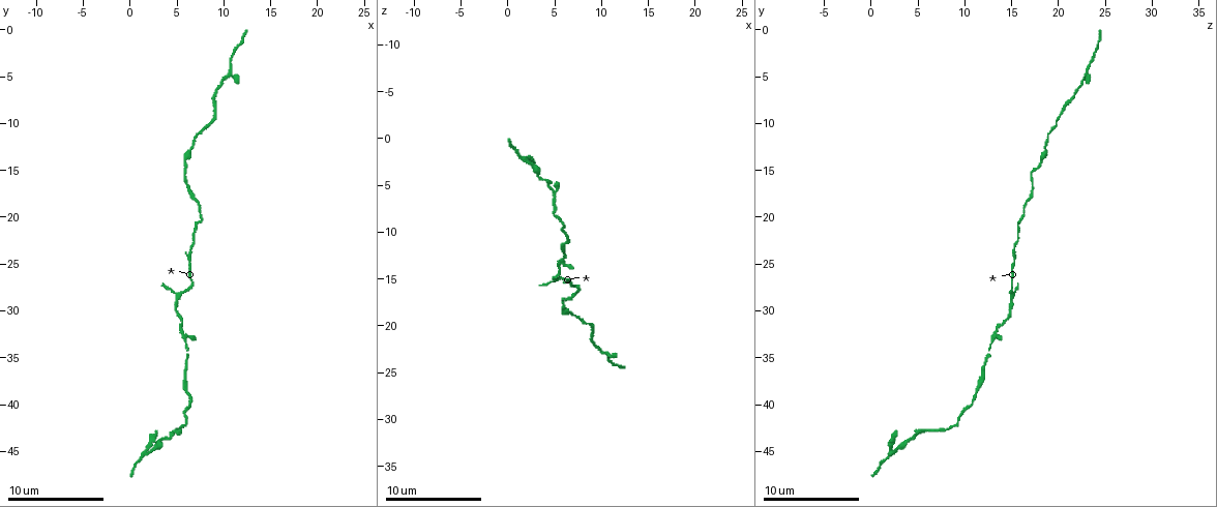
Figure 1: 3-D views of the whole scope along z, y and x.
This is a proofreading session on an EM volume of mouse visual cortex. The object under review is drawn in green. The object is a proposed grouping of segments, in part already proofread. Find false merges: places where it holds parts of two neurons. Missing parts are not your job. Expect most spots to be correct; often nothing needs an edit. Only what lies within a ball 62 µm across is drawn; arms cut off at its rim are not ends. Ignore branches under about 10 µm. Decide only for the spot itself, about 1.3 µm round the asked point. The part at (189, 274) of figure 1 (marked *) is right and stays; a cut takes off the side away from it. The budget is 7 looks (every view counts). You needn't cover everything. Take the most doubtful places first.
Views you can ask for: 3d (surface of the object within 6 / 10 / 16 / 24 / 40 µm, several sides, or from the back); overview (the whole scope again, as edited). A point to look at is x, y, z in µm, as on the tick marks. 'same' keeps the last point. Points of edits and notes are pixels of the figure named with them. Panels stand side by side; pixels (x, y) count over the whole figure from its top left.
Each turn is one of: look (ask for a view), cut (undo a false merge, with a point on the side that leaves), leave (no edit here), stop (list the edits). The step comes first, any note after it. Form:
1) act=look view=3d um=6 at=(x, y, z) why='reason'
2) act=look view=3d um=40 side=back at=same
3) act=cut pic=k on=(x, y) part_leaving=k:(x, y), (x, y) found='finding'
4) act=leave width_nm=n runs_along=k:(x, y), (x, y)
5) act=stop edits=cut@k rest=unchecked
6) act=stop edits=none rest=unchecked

act=look view=3d um=10 at=(6.0, 33.0, 12.8) why='thin arm on a thick one'

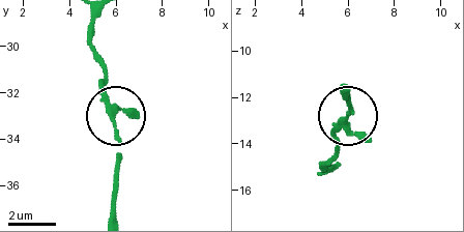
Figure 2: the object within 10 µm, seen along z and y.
act=leave found='one neuron here'

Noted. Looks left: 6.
act=look view=3d um=16 at=(3.4, 43.8, 4.2) why='sudden change in width'

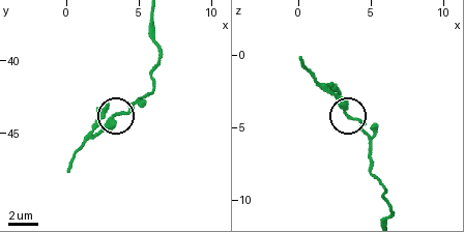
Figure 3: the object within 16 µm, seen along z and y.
act=leave runs_along=3:(151, 30), (160, 63), (149, 91), (116, 114), (93, 136) found='all the same neuron'

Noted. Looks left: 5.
act=look view=3d um=10 at=(6.2, 27.8, 15.2) why='thick turns thin'

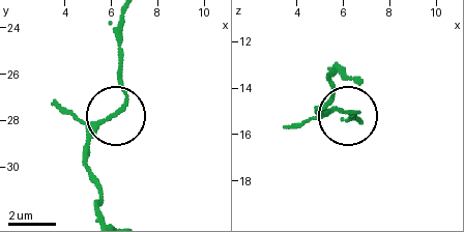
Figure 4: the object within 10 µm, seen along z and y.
act=leave runs_along=4:(120, 79), (124, 106), (103, 124), (85, 164) found='one neuron here'

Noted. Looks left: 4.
act=look view=3d um=10 at=(6.8, 12.4, 18.4) why='calibre changes'

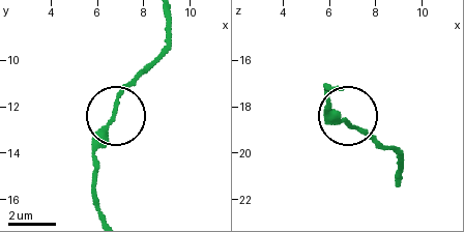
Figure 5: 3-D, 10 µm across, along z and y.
act=leave width_nm=180 runs_along=5:(105, 213), (94, 191), (94, 143), (129, 83), (152, 61) found='one neuron here'

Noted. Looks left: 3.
act=stop edits=none rest=unchecked

